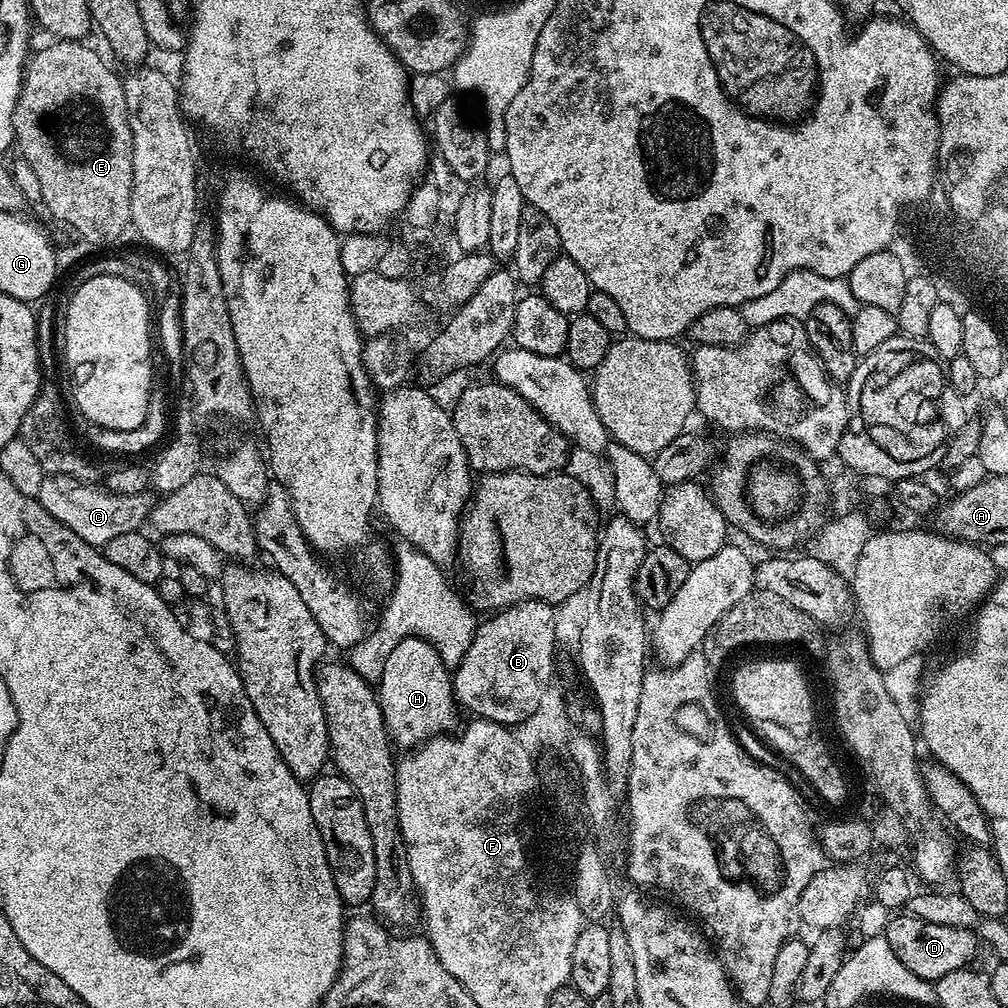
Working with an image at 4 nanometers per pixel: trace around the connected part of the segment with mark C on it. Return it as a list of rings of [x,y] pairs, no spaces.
[[[45,475],[37,500],[52,517],[92,547],[102,548],[110,539],[139,531],[149,521],[157,495],[153,491],[132,495],[114,494],[99,485],[85,485],[68,475]]]

